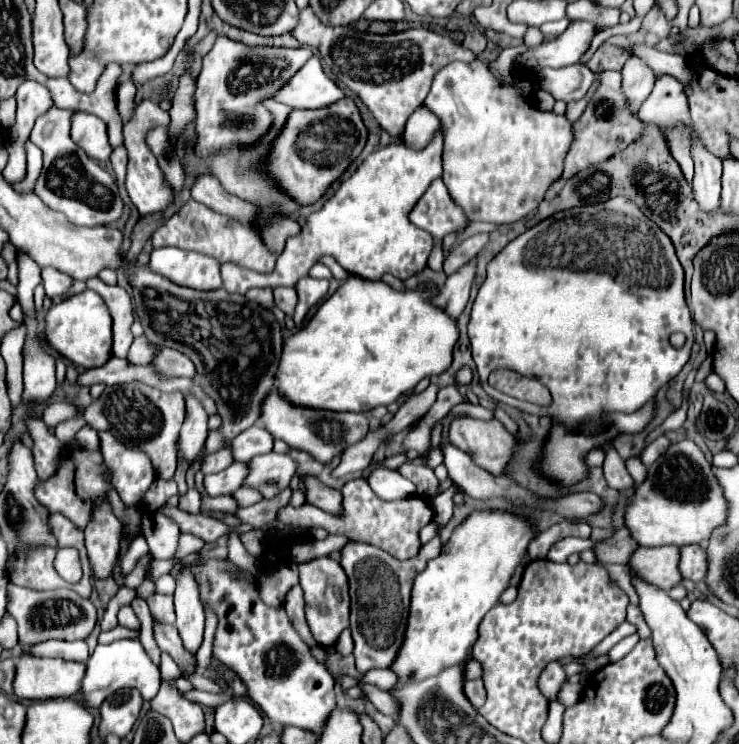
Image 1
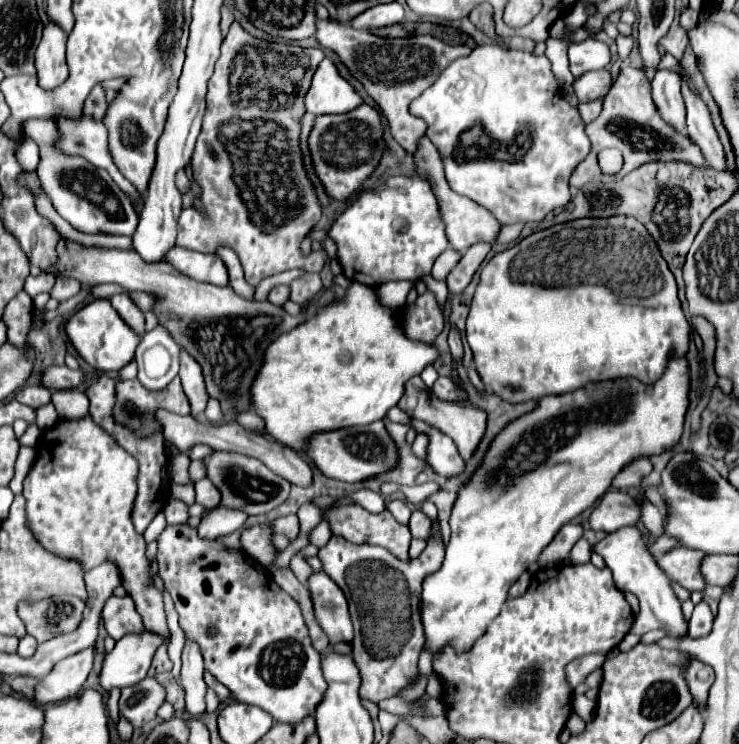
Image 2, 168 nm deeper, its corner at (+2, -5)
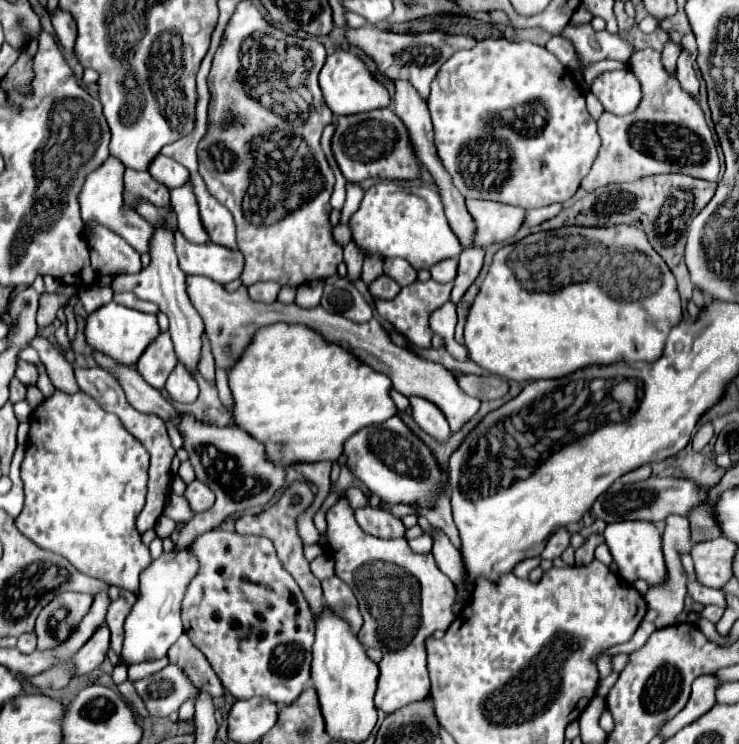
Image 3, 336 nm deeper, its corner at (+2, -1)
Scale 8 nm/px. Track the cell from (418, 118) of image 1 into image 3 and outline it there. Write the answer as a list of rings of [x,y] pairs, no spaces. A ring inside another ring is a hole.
[[[468,199],[466,205],[472,217],[476,217],[478,247],[488,247],[492,243],[500,243],[506,241],[508,237],[514,237],[526,217],[526,211],[522,207],[504,205],[496,201]]]

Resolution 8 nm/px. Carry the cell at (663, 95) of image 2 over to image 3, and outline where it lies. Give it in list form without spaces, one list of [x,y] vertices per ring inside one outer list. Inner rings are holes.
[[[668,41],[668,43],[664,45],[664,51],[662,51],[662,61],[664,61],[664,67],[668,67],[668,69],[672,69],[672,71],[676,71],[676,59],[678,59],[680,51],[682,51],[682,47],[678,47],[676,43]]]

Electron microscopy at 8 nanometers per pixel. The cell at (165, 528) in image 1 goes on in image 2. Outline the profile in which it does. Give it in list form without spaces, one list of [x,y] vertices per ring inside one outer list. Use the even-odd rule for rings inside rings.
[[[168,525],[158,537],[156,563],[164,587],[172,595],[180,627],[200,645],[204,669],[226,685],[236,701],[256,705],[270,713],[274,721],[290,725],[300,723],[316,711],[328,689],[320,667],[320,653],[312,649],[296,601],[274,583],[274,577],[256,559],[242,551],[230,553],[226,551],[226,545],[218,541],[200,539],[190,525]]]

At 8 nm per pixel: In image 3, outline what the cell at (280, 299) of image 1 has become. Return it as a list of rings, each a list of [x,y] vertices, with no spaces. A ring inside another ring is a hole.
[[[262,281],[248,287],[248,295],[252,297],[252,301],[260,301],[260,303],[274,303],[278,291],[280,285],[276,285],[274,281]]]

